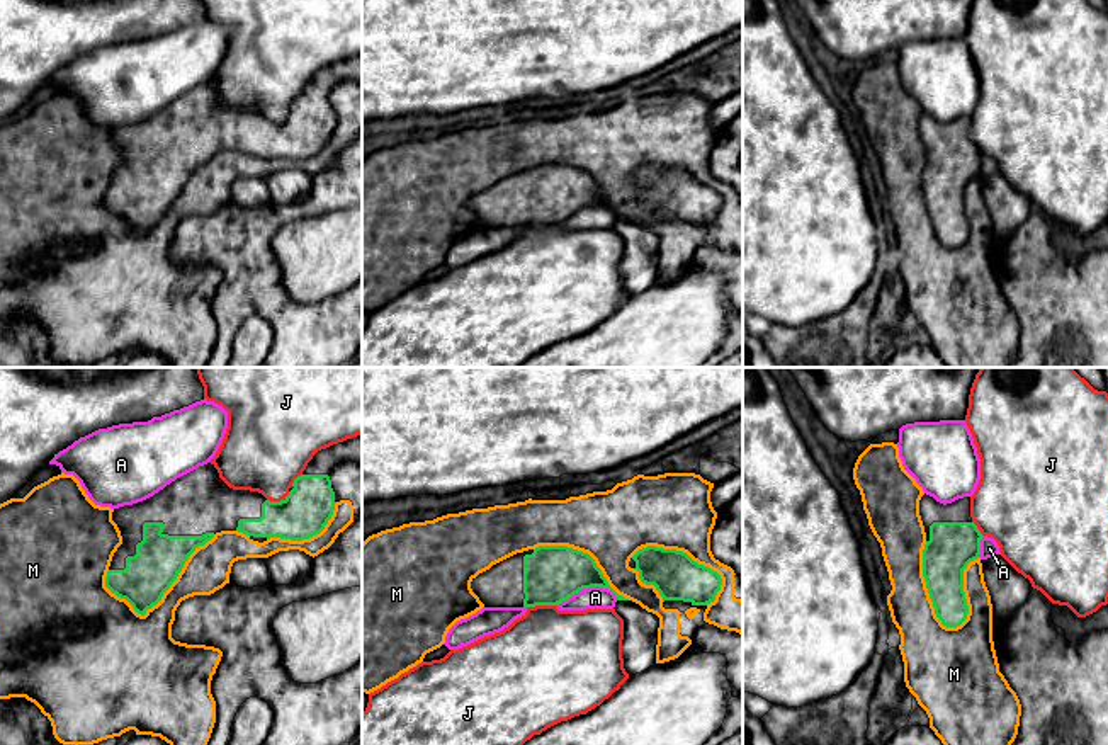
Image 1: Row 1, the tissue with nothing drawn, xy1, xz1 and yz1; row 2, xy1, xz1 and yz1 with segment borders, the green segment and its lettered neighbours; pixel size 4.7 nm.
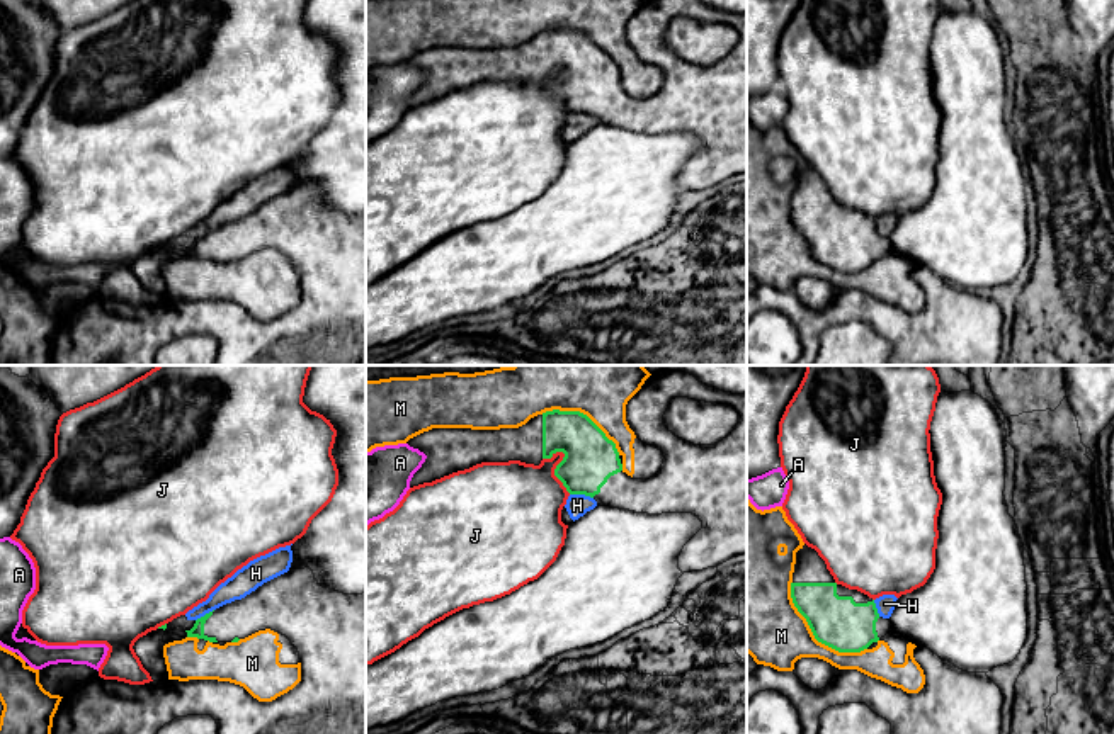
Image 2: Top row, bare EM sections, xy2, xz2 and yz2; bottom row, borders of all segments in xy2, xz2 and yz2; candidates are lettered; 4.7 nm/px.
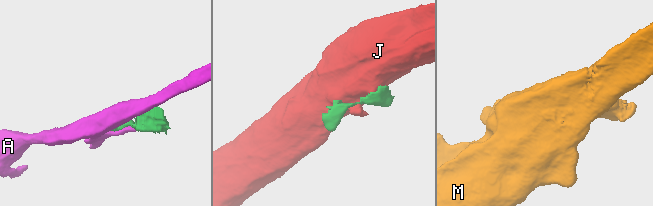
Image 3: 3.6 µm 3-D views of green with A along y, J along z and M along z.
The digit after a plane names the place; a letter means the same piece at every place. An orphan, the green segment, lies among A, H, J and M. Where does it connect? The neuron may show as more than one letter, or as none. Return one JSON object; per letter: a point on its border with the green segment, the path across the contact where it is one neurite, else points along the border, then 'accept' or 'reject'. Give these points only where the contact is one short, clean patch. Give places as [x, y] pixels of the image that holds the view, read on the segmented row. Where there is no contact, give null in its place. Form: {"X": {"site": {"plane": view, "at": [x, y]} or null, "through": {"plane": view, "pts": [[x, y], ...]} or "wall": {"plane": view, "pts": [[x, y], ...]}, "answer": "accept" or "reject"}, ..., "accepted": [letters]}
{"A": {"site": {"plane": "xz1", "at": [587, 587]}, "wall": {"plane": "xz1", "pts": [[617, 597], [607, 589], [583, 587], [556, 604]]}, "answer": "reject"}, "H": {"site": {"plane": "xz2", "at": [582, 493]}, "wall": {"plane": "xz2", "pts": [[570, 493], [584, 493], [592, 498]]}, "answer": "reject"}, "J": {"site": {"plane": "xz2", "at": [558, 464]}, "answer": "reject"}, "M": {"site": {"plane": "yz1", "at": [927, 587]}, "answer": "reject"}, "accepted": []}

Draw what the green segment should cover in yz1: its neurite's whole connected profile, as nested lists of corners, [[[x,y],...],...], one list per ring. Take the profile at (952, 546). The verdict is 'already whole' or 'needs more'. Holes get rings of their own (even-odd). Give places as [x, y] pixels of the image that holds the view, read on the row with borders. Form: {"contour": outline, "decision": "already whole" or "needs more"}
{"contour": [[[924,493],[919,515],[926,532],[923,577],[928,594],[941,624],[957,628],[969,614],[964,570],[979,558],[982,539],[970,517],[970,497],[943,505]]], "decision": "needs more"}

